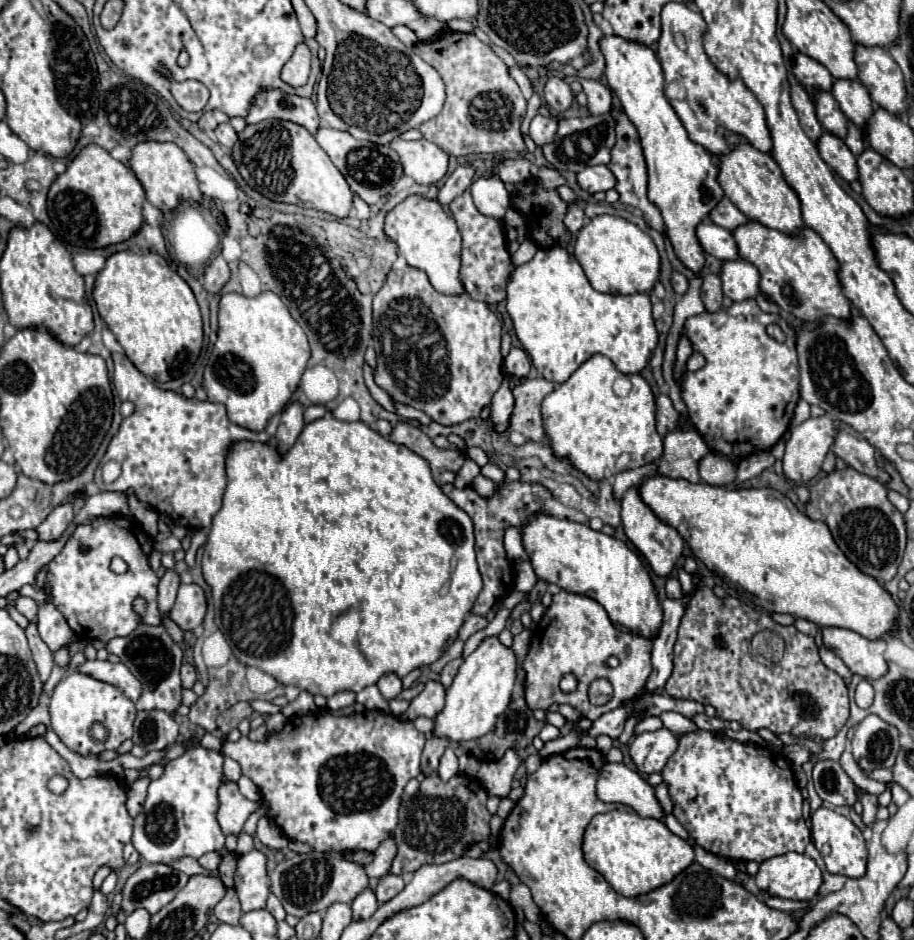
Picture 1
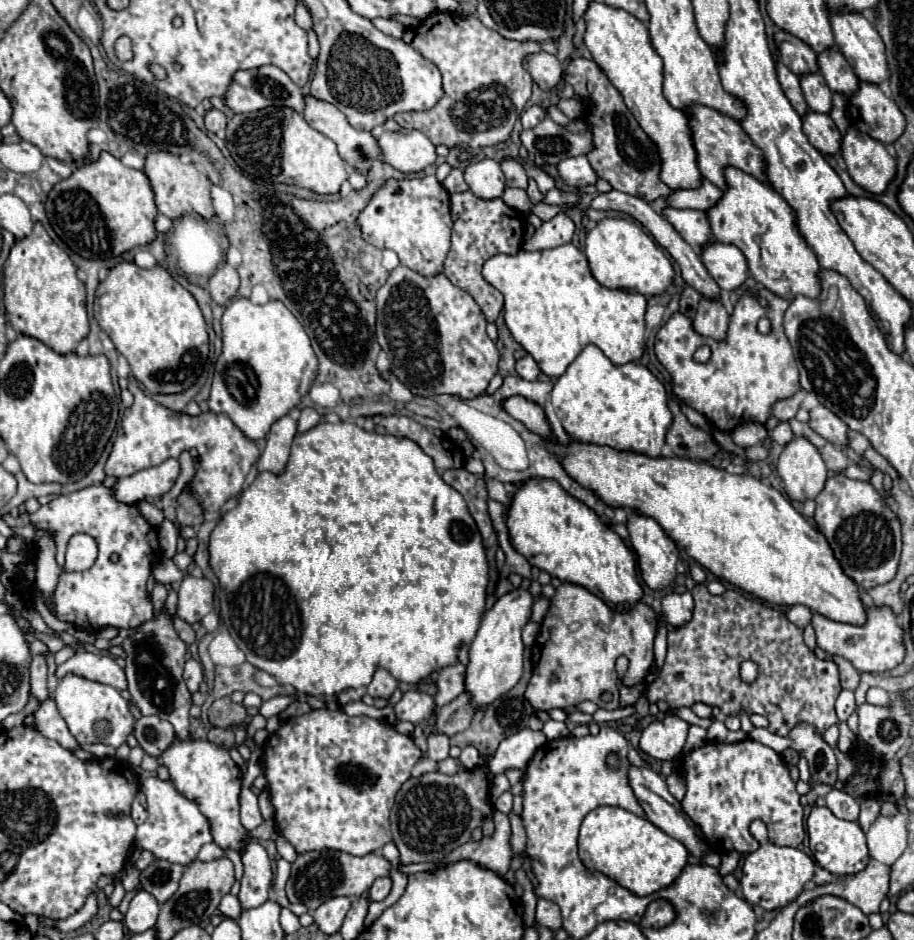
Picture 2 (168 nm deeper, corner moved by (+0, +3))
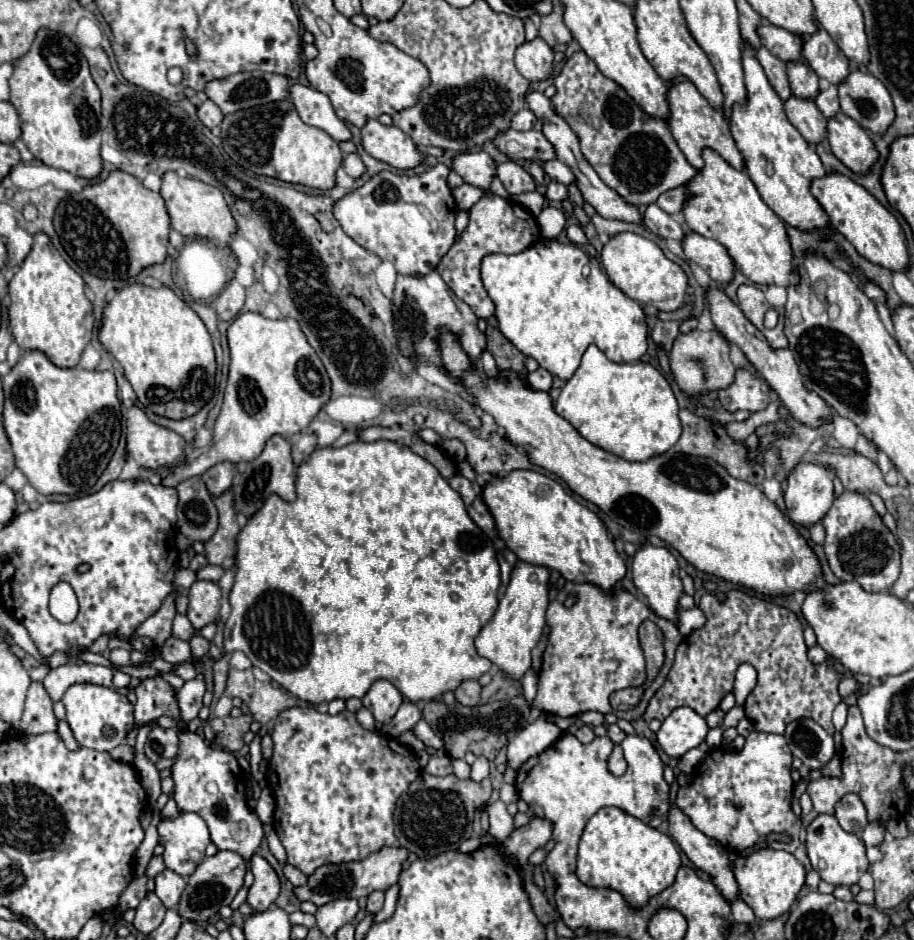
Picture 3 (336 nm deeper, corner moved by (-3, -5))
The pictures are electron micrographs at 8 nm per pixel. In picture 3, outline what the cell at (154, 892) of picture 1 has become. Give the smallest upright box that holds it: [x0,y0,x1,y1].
[155,870,185,908]

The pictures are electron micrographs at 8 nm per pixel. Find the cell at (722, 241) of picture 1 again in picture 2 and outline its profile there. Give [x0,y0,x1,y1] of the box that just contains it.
[664,208,712,248]

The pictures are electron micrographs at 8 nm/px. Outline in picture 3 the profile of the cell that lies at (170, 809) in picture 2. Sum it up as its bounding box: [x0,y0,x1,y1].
[159,812,211,876]

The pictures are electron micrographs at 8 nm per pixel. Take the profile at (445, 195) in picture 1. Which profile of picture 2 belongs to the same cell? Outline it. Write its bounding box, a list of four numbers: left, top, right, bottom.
[442,168,468,194]

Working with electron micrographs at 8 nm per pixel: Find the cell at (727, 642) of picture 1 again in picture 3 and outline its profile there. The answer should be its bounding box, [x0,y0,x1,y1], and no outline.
[645,590,845,734]

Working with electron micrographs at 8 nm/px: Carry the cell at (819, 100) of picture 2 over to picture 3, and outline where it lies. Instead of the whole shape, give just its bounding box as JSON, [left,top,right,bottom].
[785,60,819,100]

